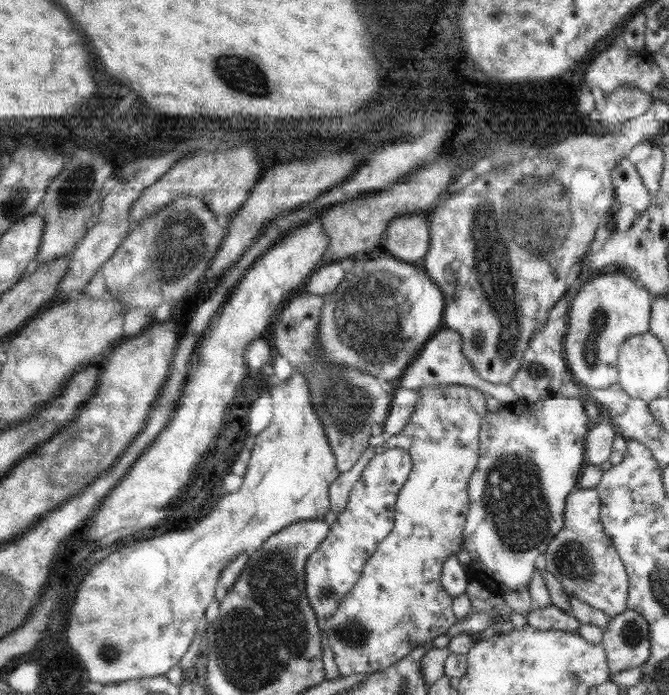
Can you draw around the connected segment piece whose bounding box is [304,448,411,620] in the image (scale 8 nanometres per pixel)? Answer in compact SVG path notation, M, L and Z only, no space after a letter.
M400 448L382 451L368 462L360 481L354 484L344 512L337 514L326 538L306 560L306 597L317 620L328 619L342 597L351 591L362 576L362 568L379 544L392 532L397 494L411 473L411 457Z

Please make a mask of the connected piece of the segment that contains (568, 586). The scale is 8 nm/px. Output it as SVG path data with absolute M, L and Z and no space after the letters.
M575 488L566 500L564 526L547 546L545 559L546 570L560 582L567 595L576 596L611 618L627 609L629 577L612 539L604 531L601 507L595 488Z

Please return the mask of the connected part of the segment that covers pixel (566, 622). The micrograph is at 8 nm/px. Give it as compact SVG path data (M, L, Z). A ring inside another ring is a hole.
M533 602L532 608L526 616L528 625L540 630L564 629L564 631L576 631L581 625L571 612L566 613L552 603L540 608Z

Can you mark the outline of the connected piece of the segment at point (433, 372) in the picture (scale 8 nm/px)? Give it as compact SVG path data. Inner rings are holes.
M444 329L437 331L426 342L424 348L418 352L418 355L410 361L408 368L404 370L401 377L397 380L400 388L406 388L406 390L417 390L422 387L434 386L437 384L457 384L468 388L478 389L486 396L497 398L502 402L510 403L518 400L512 387L508 385L497 385L490 383L478 373L476 373L476 367L470 363L470 359L462 353L460 348L452 348L448 344L448 336Z

